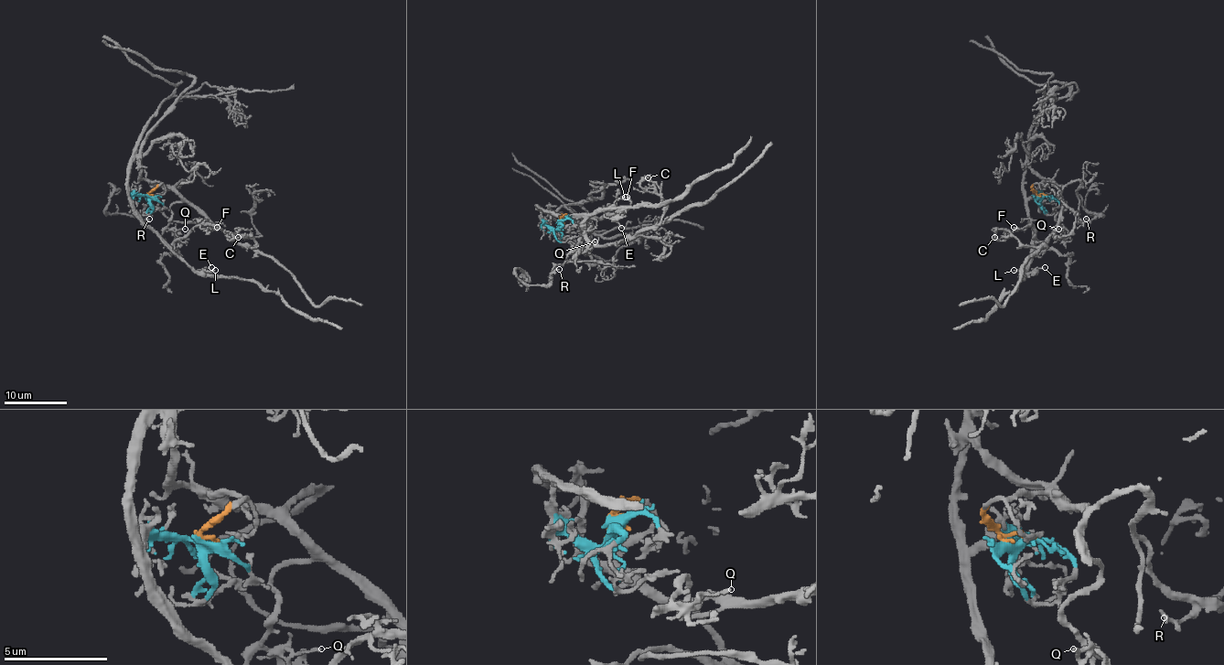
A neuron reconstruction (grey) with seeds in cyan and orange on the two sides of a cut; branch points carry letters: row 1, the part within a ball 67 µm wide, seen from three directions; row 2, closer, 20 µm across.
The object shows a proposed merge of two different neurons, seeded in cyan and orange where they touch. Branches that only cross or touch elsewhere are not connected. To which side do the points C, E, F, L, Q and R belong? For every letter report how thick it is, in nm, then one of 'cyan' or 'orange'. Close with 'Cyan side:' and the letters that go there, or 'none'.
C: calibre 160 nm; orange
E: calibre 120 nm; cyan
F: calibre 200 nm; cyan
L: calibre 170 nm; cyan
Q: calibre 120 nm; orange
R: calibre 150 nm; orange
Cyan side: E, F, L

